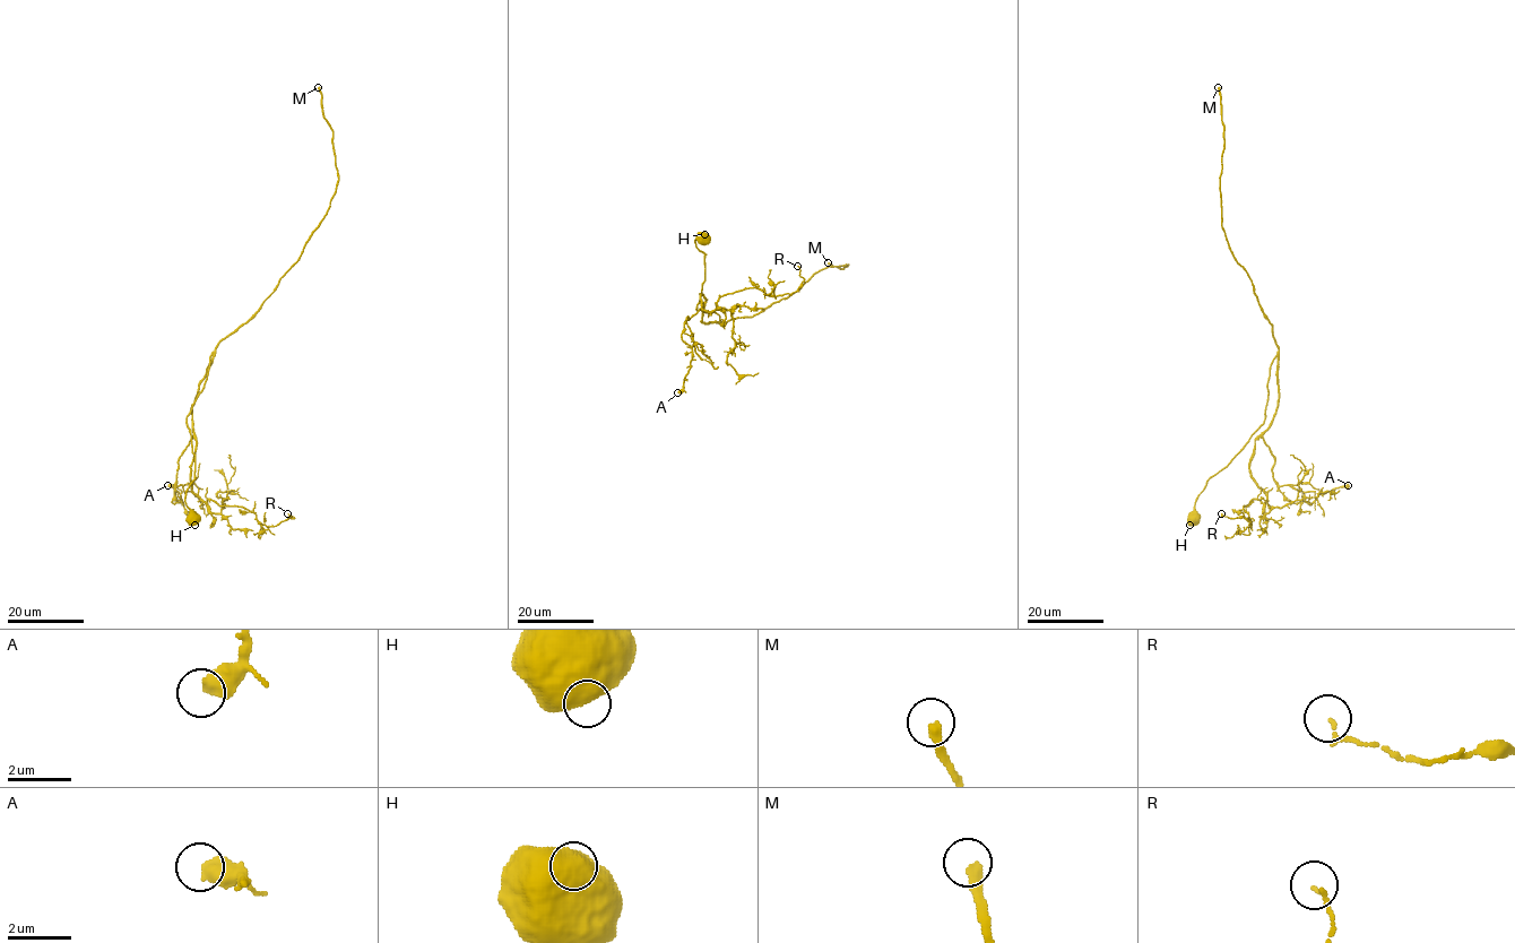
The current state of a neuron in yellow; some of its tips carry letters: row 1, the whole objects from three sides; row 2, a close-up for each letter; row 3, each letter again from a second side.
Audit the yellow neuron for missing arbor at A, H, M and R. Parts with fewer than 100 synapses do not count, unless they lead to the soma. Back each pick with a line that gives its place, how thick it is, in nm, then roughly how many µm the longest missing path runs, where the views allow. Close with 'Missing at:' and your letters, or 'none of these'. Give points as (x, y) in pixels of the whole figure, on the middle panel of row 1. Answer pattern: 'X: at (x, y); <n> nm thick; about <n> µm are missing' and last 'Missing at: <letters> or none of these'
M: at (828, 262); 320 nm thick; about 180 µm are missing
Missing at: M

